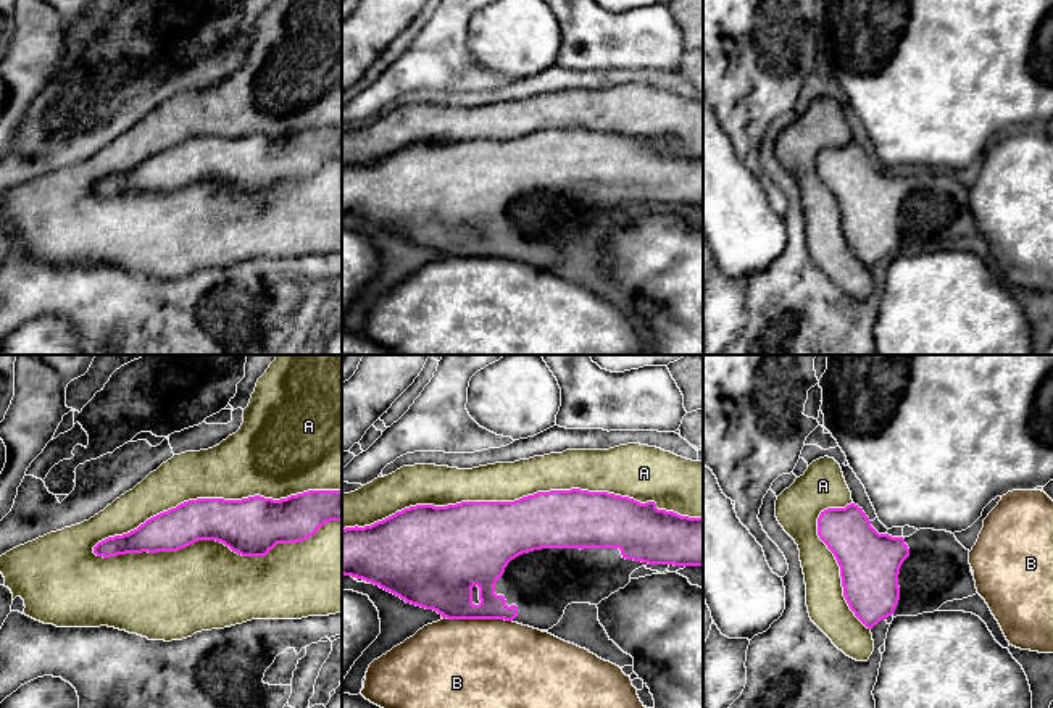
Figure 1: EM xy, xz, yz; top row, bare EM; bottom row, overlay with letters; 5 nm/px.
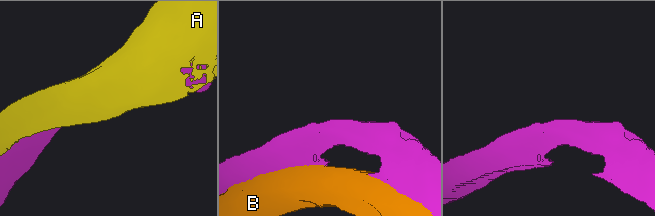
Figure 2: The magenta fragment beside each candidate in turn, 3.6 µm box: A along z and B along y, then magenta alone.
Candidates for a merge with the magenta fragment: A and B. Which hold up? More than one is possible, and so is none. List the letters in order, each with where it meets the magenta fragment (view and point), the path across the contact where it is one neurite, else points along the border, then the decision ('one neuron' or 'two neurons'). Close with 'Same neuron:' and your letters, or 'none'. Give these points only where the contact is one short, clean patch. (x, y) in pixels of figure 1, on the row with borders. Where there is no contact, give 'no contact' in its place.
A: xy (215, 499) | two neurons
B: xz (478, 618) | two neurons
Same neuron: none

